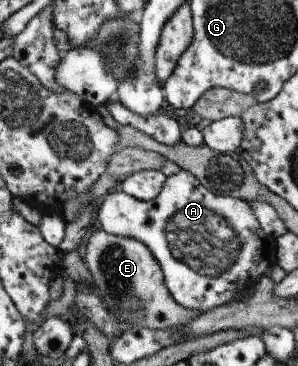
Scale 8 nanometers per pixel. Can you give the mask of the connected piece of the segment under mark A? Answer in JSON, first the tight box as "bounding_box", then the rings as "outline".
{"bounding_box":[97,169,277,312],"outline":[[[185,169],[168,177],[161,193],[149,201],[136,200],[117,188],[98,203],[97,211],[101,230],[139,240],[149,248],[161,266],[173,299],[187,309],[207,312],[223,306],[231,302],[237,292],[255,287],[266,269],[277,265],[276,238],[263,231],[250,203],[207,190]]]}

